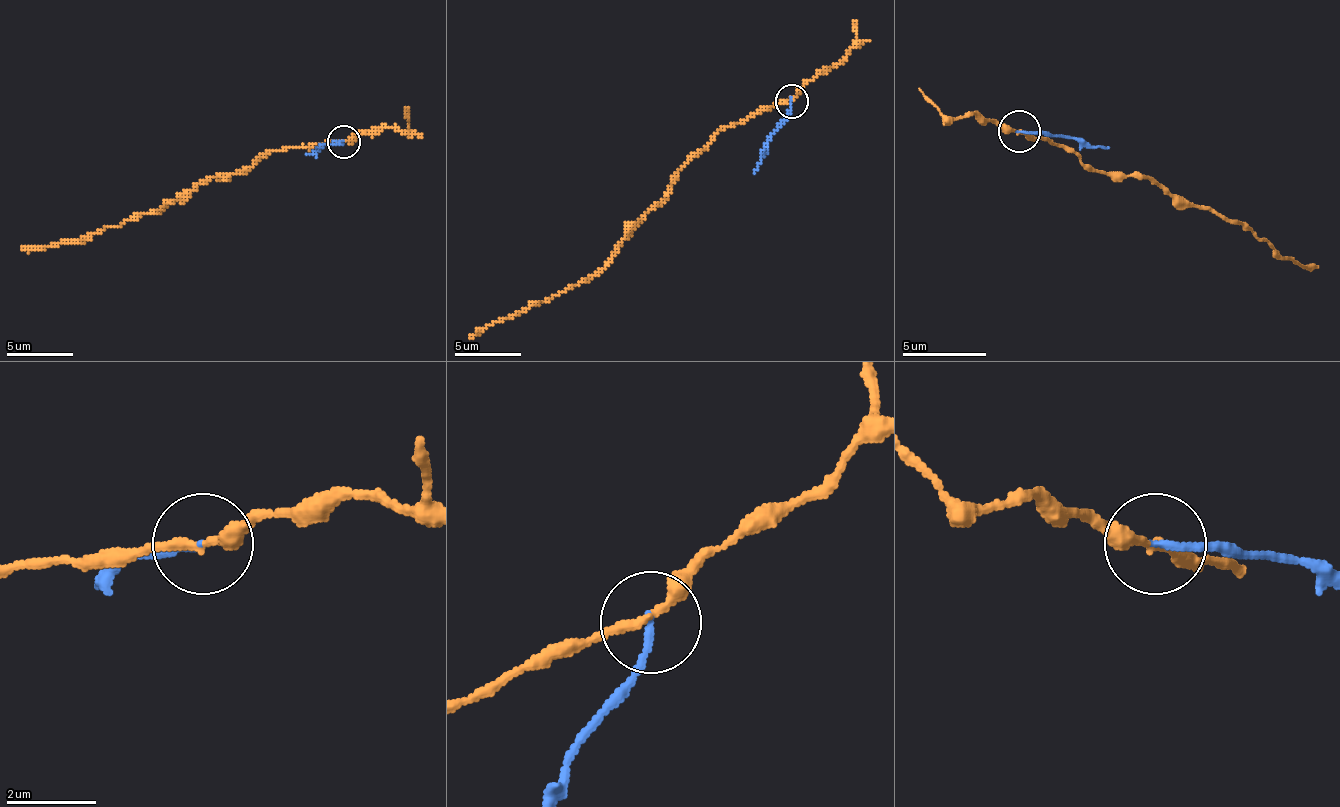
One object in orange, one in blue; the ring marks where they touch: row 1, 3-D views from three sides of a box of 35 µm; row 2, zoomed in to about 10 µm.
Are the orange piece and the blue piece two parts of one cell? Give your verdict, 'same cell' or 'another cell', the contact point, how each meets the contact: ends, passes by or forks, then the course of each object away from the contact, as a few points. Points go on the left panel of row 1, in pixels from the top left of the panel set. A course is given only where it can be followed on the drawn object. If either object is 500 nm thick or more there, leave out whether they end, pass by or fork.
another cell | (343, 141) | orange passes by | blue ends | orange via (342, 141), (266, 151), (237, 174), (207, 177), (154, 213), (78, 240), (22, 250) | blue via (342, 141), (323, 144), (306, 154)

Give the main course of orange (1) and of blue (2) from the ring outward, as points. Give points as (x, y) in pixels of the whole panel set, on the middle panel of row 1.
1: (790, 100), (761, 107), (714, 137), (685, 166), (602, 269), (470, 338)
2: (790, 100), (787, 120), (771, 137), (754, 173)

